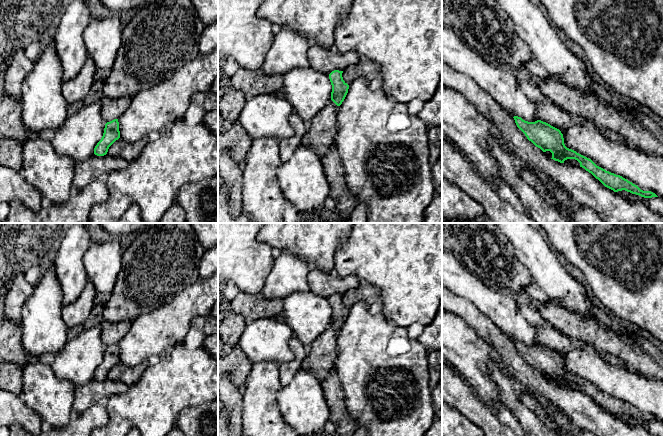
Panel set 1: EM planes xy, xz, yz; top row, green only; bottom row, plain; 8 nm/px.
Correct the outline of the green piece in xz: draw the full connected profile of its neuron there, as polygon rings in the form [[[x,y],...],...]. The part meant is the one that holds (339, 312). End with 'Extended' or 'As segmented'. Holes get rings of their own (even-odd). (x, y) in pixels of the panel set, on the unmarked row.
[[[334,294],[329,298],[329,303],[332,309],[331,324],[340,330],[344,325],[349,309],[343,304],[343,295]]]. As segmented

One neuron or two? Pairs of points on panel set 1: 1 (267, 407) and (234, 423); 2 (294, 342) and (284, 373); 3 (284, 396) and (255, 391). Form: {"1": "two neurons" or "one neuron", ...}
{"1": "two neurons", "2": "one neuron", "3": "two neurons"}

